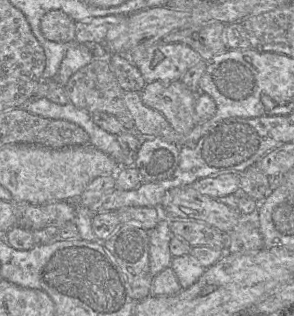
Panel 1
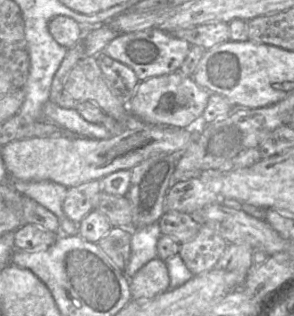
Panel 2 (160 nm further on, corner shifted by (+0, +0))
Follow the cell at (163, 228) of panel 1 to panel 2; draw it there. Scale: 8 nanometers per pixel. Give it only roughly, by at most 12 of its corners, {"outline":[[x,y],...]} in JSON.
{"outline":[[158,221],[133,229],[130,259],[123,270],[133,277],[158,257]]}

